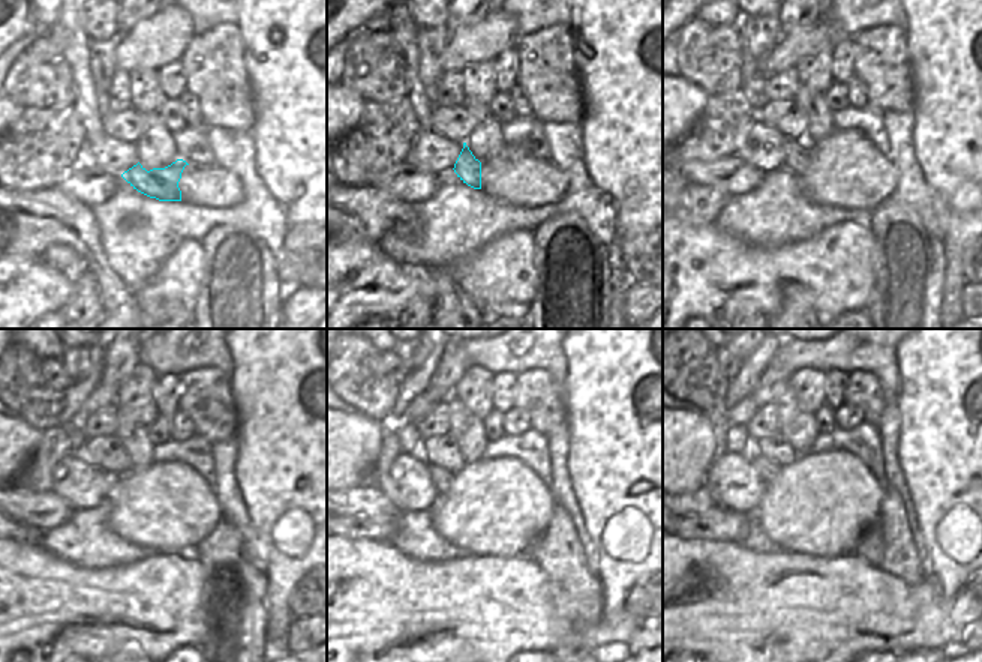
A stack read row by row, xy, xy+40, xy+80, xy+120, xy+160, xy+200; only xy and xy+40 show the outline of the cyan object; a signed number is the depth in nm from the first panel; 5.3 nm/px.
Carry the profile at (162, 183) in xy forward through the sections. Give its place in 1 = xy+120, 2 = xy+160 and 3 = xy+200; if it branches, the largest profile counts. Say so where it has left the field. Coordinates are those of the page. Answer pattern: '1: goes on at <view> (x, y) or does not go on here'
1: goes on at xy+120 (113, 479)
2: goes on at xy+160 (441, 478)
3: goes on at xy+200 (766, 470)

